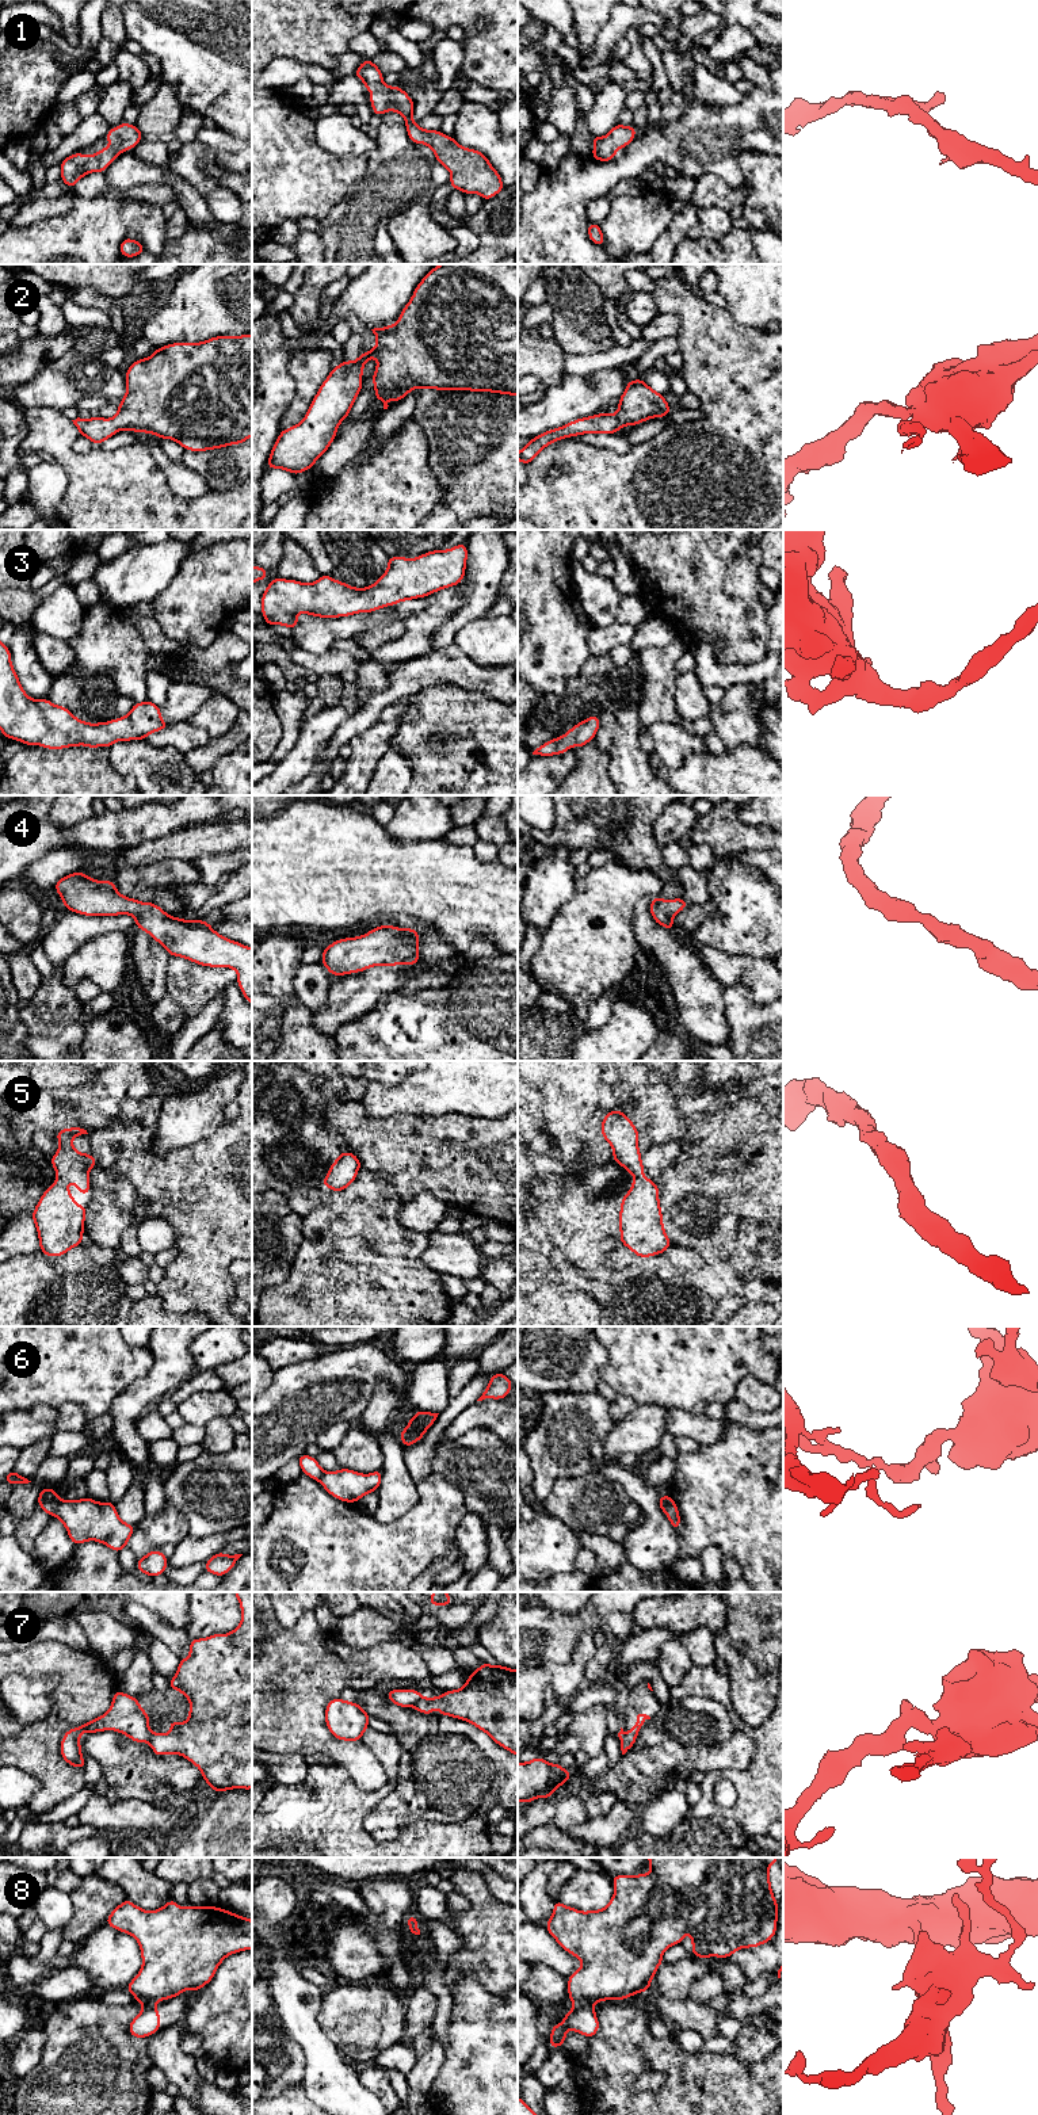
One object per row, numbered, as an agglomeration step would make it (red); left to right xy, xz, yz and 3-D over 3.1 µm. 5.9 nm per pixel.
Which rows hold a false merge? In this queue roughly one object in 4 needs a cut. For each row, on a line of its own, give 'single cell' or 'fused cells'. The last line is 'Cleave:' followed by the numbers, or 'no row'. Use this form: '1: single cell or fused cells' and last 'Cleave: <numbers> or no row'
1: single cell
2: single cell
3: single cell
4: single cell
5: single cell
6: fused cells
7: fused cells
8: fused cells
Cleave: 6, 7, 8

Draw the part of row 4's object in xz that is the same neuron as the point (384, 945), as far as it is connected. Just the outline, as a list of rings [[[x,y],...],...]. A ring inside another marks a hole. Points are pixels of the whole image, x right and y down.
[[[379,925],[362,936],[335,940],[323,950],[321,963],[333,977],[378,965],[417,965],[419,931]]]

